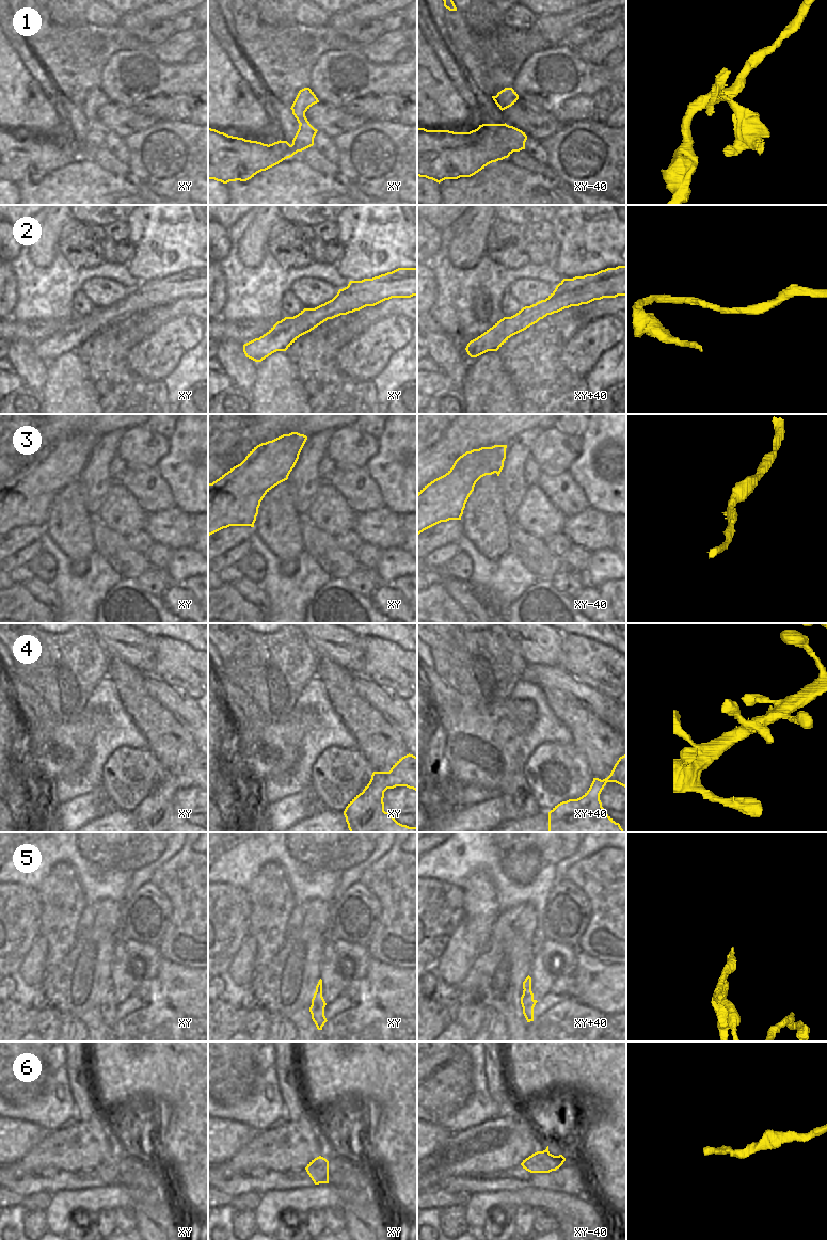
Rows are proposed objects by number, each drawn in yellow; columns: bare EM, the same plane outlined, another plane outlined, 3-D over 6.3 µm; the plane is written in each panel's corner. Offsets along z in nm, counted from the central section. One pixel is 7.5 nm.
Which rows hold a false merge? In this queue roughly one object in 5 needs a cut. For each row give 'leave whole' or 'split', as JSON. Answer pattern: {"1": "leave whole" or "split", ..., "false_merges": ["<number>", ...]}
{"1": "split", "2": "leave whole", "3": "leave whole", "4": "leave whole", "5": "split", "6": "leave whole", "false_merges": ["1", "5"]}

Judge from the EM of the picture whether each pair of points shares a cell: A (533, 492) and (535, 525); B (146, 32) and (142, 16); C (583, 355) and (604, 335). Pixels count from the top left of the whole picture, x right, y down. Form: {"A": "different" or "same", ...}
{"A": "same", "B": "different", "C": "same"}

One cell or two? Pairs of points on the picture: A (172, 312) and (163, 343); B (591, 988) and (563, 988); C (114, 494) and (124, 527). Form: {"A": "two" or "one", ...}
{"A": "two", "B": "two", "C": "one"}

